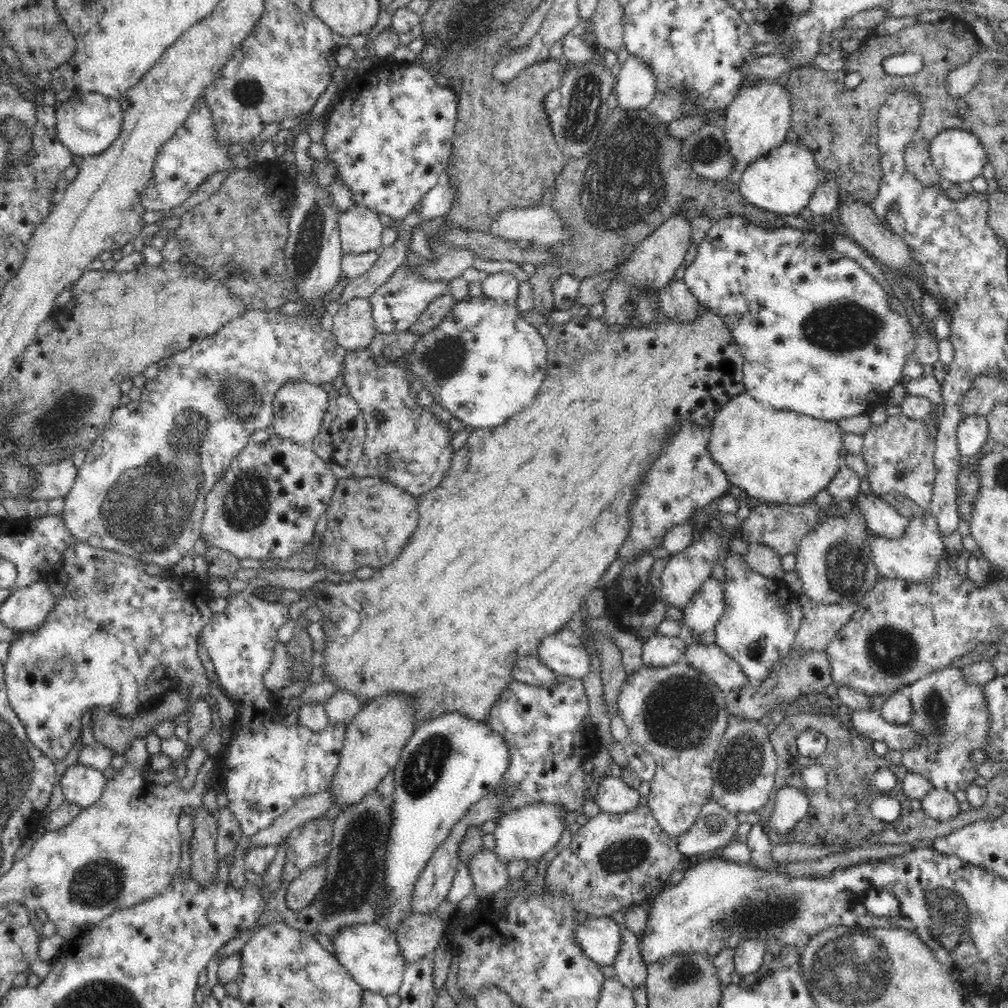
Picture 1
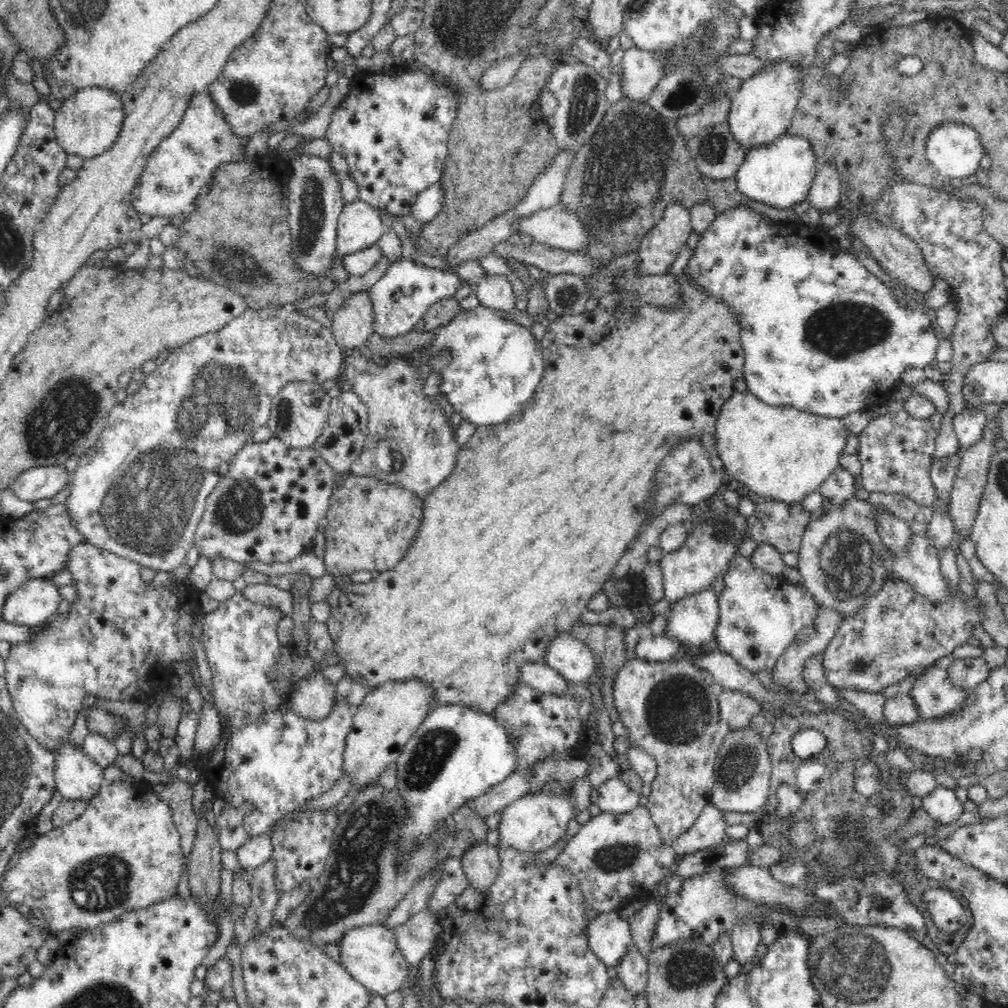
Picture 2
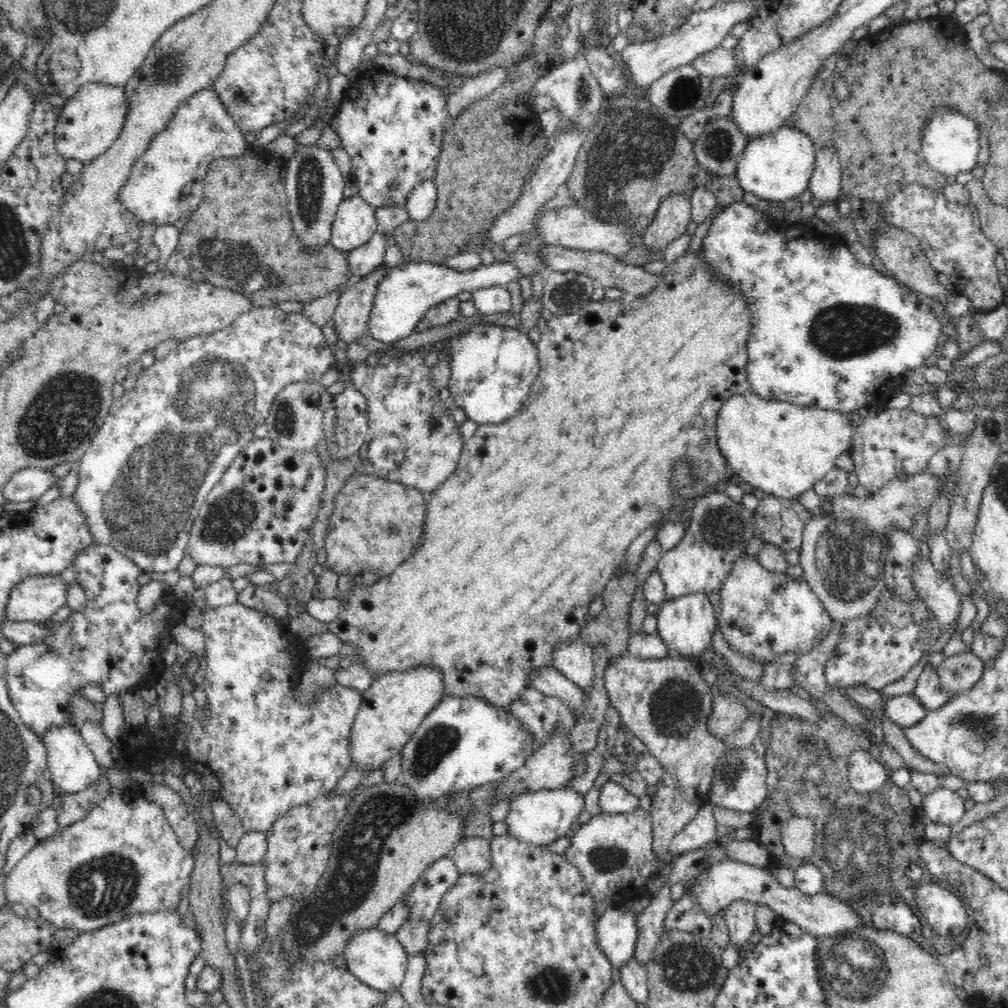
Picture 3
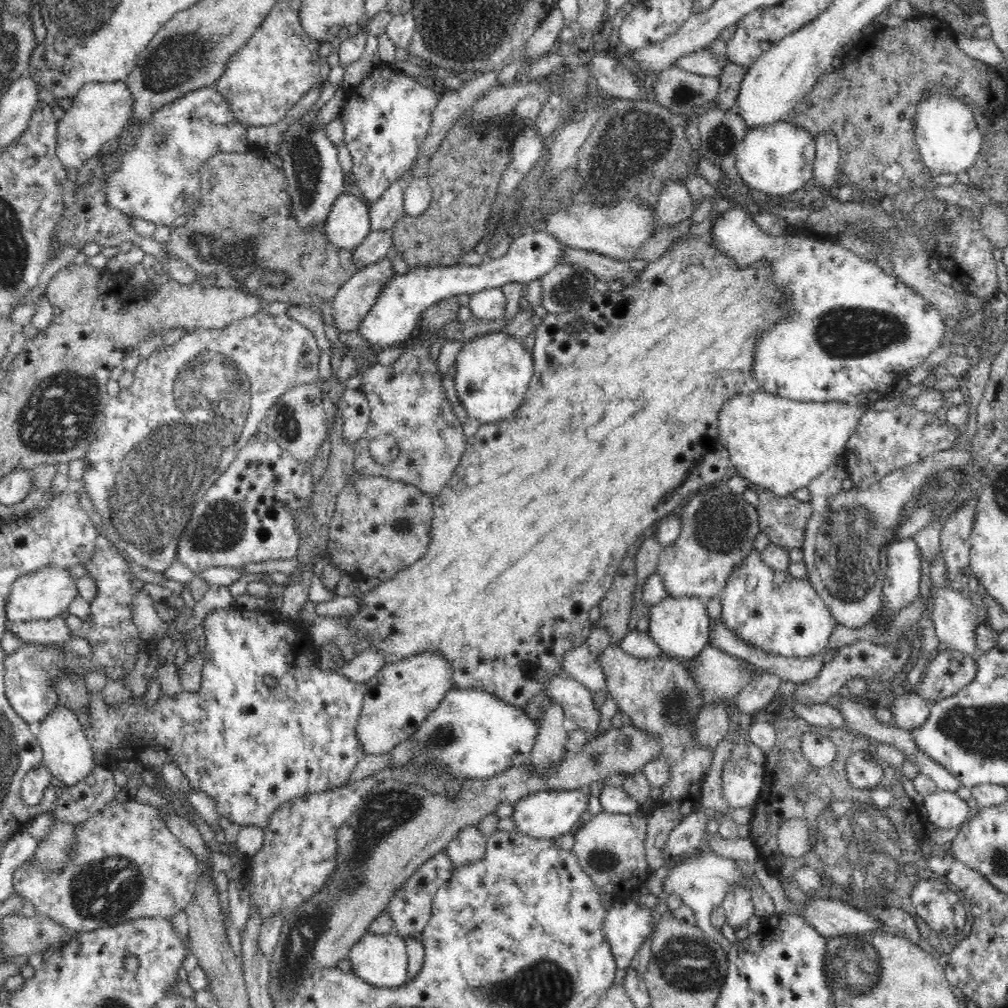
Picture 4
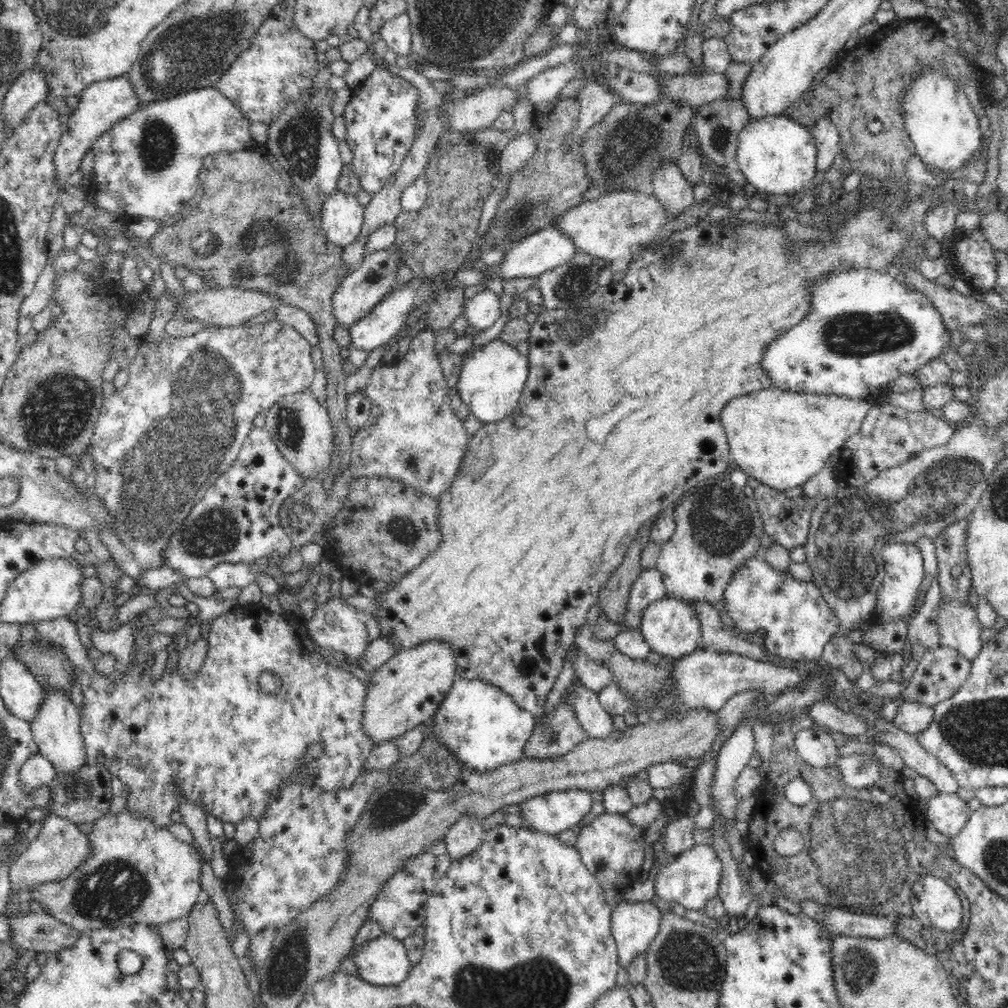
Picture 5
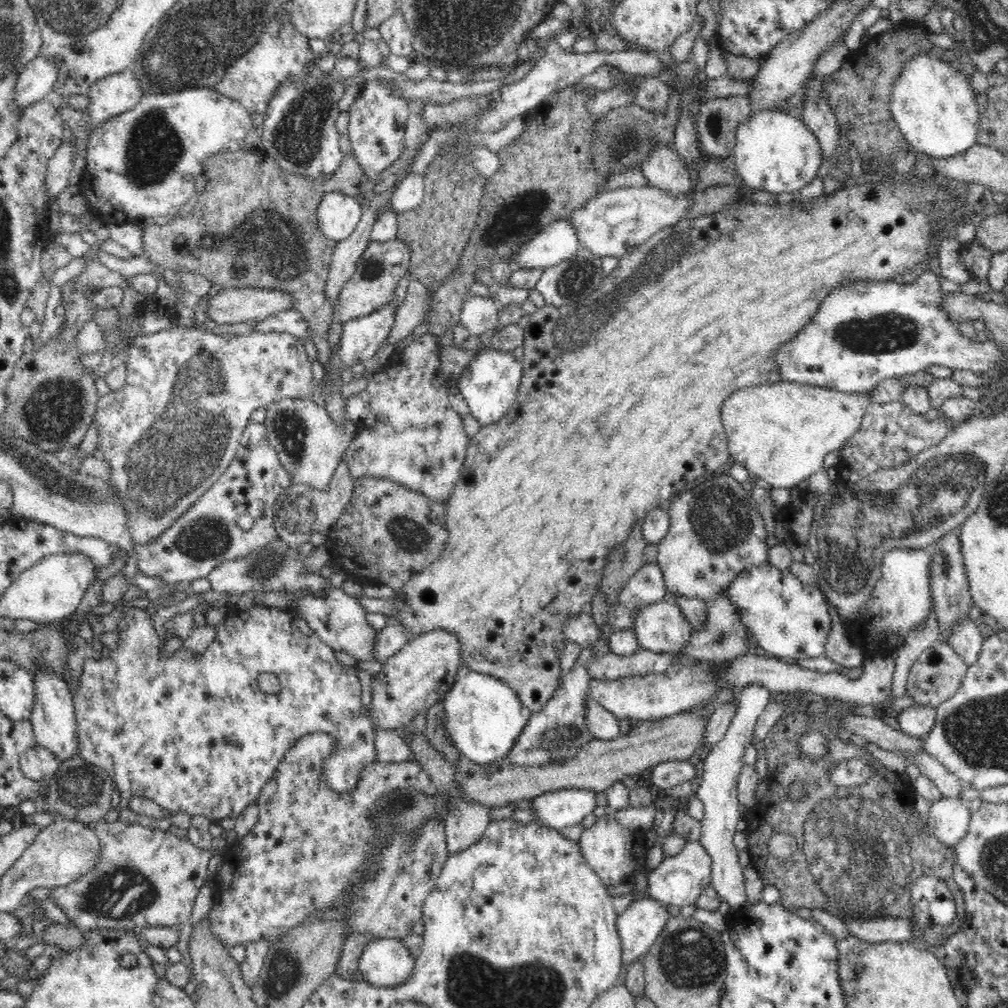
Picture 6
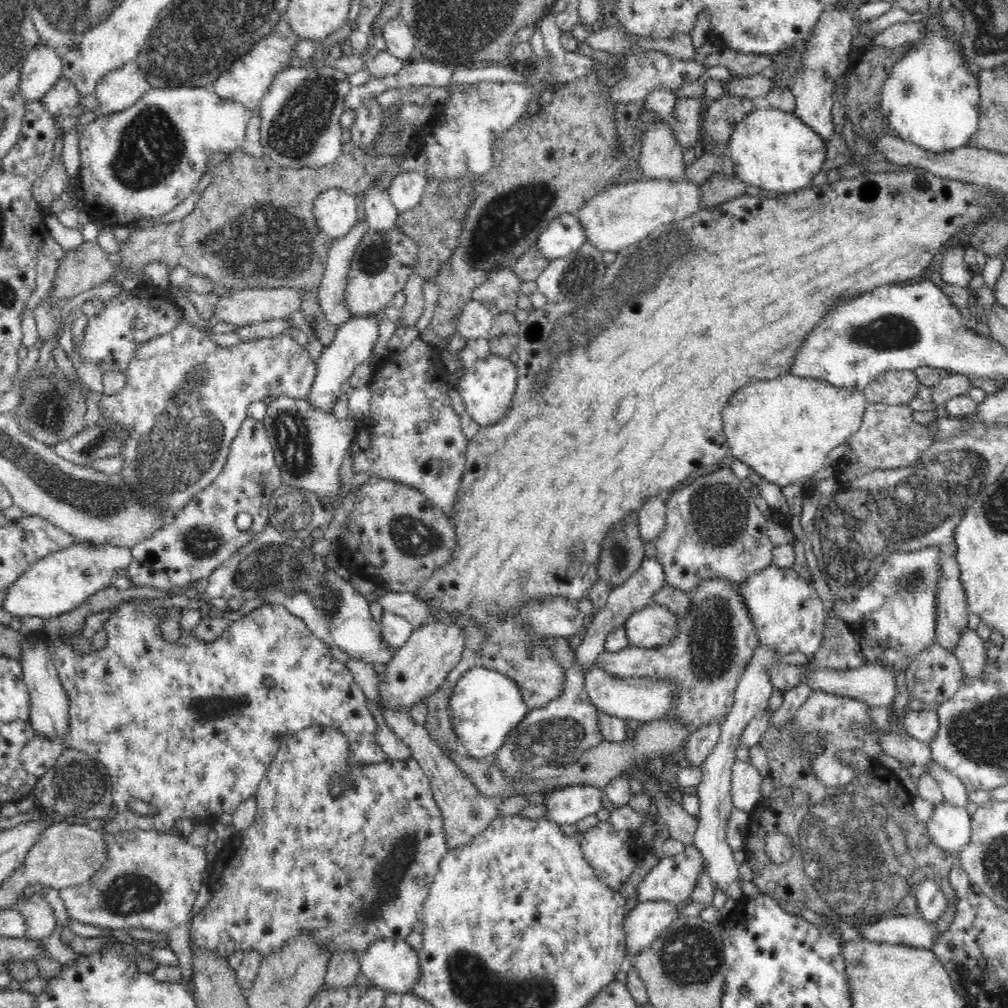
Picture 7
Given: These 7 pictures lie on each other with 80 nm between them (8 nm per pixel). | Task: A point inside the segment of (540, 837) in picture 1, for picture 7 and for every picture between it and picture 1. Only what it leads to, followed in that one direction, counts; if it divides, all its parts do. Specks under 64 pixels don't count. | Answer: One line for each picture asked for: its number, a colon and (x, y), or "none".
2: (536, 821)
3: (539, 817)
4: (548, 814)
5: (553, 812)
6: (556, 809)
7: (572, 804)

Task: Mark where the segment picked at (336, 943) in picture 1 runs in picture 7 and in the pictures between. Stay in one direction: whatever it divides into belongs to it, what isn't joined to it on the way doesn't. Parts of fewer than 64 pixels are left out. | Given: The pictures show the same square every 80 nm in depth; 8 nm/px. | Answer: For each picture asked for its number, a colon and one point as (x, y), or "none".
2: (370, 954)
3: (376, 958)
4: (381, 960)
5: (383, 962)
6: (385, 962)
7: (392, 965)

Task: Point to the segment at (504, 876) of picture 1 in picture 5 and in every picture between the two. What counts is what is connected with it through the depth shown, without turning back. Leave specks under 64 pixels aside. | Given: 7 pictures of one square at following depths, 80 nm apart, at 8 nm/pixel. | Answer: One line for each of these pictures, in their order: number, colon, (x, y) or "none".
2: (480, 862)
3: (472, 855)
4: (469, 845)
5: (463, 837)

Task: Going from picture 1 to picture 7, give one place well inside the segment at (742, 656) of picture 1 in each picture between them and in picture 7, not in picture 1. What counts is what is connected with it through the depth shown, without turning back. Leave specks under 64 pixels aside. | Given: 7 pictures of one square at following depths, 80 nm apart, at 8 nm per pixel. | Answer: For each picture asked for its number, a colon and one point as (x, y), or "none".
2: (761, 615)
3: (763, 614)
4: (771, 610)
5: (790, 619)
6: (789, 619)
7: (788, 615)

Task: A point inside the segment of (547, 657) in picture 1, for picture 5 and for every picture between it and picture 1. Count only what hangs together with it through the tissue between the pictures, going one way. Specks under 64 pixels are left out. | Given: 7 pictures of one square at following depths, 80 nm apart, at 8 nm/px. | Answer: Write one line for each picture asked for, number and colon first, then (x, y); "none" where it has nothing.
2: (574, 661)
3: (575, 661)
4: (578, 663)
5: (595, 675)

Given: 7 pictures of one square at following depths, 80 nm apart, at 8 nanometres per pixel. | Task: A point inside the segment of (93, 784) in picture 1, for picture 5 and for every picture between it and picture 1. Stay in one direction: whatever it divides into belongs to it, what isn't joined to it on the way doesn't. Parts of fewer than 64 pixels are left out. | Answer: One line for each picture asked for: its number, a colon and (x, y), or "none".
2: (76, 776)
3: (73, 766)
4: (67, 753)
5: (56, 728)

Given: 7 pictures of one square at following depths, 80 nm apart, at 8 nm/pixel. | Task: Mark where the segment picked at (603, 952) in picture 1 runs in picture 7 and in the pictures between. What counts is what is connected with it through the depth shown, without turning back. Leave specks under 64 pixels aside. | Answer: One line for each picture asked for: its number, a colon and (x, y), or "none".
2: (609, 937)
3: (616, 930)
4: (626, 924)
5: (635, 925)
6: (639, 926)
7: (645, 922)

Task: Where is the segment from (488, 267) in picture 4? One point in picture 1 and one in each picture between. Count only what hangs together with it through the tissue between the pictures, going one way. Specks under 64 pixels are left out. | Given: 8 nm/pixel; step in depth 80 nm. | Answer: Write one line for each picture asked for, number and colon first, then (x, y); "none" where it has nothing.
1: (397, 304)
2: (406, 291)
3: (405, 293)

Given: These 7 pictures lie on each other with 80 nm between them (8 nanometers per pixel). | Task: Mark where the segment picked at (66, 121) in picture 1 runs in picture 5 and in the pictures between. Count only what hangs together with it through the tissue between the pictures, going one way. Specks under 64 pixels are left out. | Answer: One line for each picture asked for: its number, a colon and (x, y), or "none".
2: (86, 125)
3: (89, 123)
4: (100, 112)
5: (104, 103)

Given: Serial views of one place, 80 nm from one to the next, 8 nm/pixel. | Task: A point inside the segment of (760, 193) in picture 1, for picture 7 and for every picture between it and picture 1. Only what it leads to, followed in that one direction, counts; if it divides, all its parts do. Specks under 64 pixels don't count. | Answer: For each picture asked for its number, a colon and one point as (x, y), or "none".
2: (780, 174)
3: (779, 166)
4: (778, 160)
5: (777, 155)
6: (775, 152)
7: (773, 150)

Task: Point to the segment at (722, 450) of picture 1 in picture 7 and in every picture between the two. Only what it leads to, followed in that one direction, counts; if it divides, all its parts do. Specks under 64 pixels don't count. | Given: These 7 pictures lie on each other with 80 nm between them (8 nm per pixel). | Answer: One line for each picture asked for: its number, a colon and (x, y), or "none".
2: (781, 453)
3: (781, 448)
4: (776, 443)
5: (779, 438)
6: (781, 432)
7: (783, 428)

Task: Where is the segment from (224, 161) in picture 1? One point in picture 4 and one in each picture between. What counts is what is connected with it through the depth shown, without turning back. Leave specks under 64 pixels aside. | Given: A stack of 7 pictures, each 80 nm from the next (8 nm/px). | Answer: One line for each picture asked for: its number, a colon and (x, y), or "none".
2: (182, 165)
3: (167, 182)
4: (158, 179)

